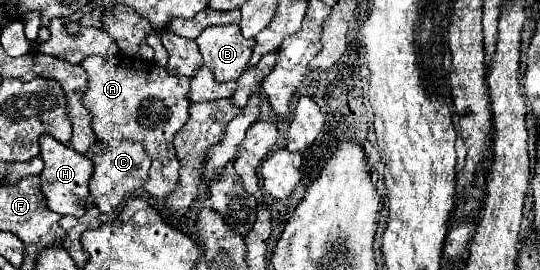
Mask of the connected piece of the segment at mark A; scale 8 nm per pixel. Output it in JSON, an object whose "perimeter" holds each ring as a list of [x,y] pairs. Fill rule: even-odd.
{"perimeter":[[[90,55],[82,61],[88,75],[88,89],[82,97],[82,105],[92,113],[92,129],[98,139],[128,139],[142,141],[146,155],[152,161],[146,181],[146,193],[162,201],[178,185],[180,163],[176,159],[172,139],[182,128],[188,113],[190,101],[186,99],[190,89],[190,77],[170,75],[164,67],[154,65],[152,61],[142,61],[136,57],[100,57]]]}

